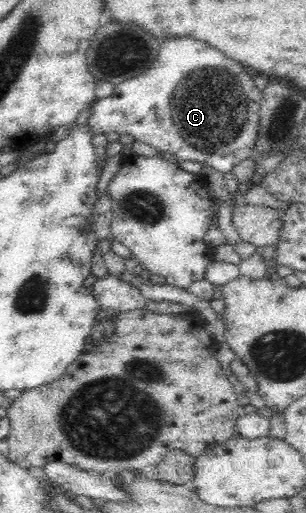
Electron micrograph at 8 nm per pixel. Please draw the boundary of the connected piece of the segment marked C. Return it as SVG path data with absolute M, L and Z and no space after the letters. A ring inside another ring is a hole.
M168 39L162 43L160 55L148 69L135 78L115 84L108 97L91 104L87 126L92 136L110 131L118 135L127 133L135 142L148 144L161 154L171 153L180 161L198 161L230 175L235 165L255 153L261 101L262 91L256 88L252 75L248 75L240 63L196 39Z

